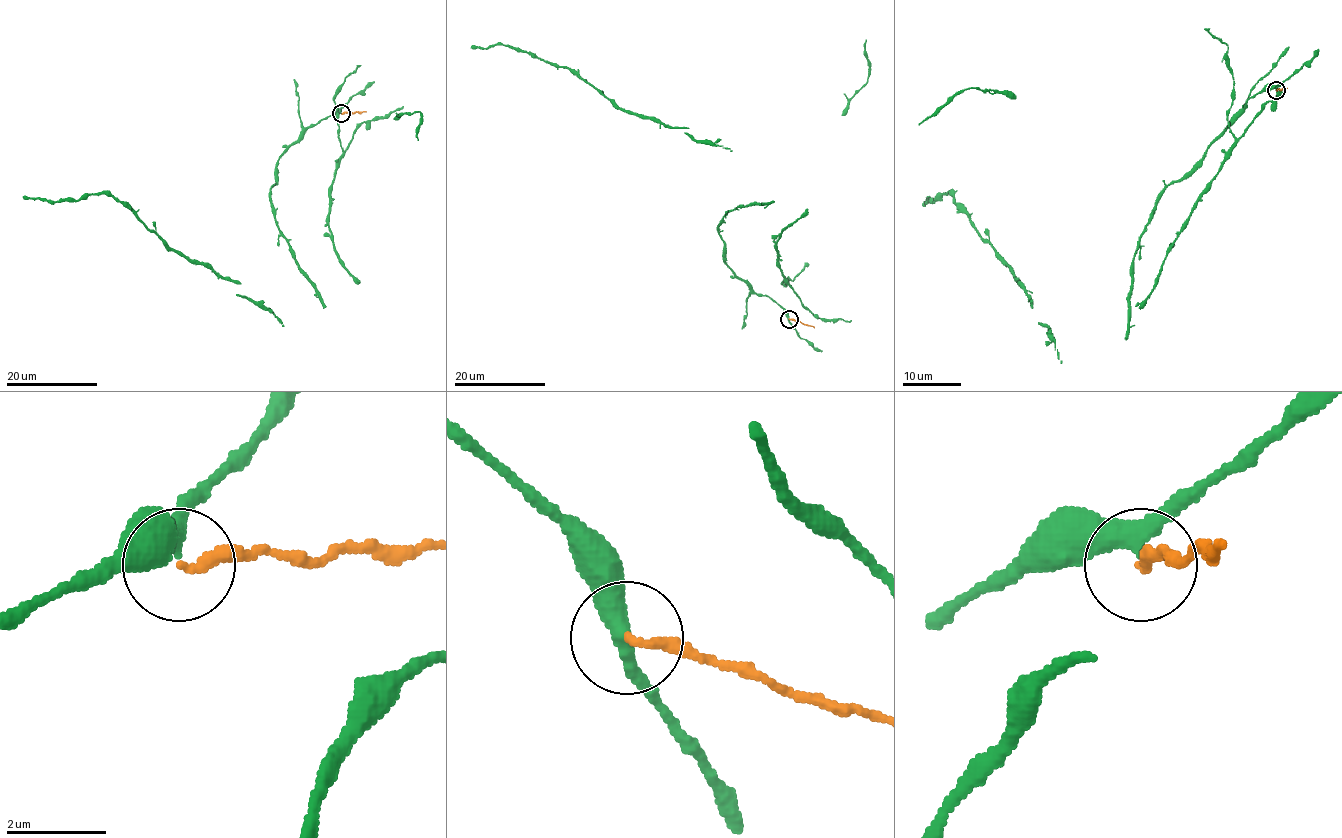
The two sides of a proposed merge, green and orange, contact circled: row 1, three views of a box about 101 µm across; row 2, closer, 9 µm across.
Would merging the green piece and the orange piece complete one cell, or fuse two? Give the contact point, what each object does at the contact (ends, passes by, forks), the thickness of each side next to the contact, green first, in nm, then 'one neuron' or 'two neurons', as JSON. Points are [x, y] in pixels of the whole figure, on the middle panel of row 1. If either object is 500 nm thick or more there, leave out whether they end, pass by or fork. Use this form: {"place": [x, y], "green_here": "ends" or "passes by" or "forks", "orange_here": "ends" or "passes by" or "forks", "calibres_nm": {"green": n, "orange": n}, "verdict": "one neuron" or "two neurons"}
{"place": [789, 319], "green_here": "passes by", "orange_here": "ends", "calibres_nm": {"green": 360, "orange": 190}, "verdict": "two neurons"}

